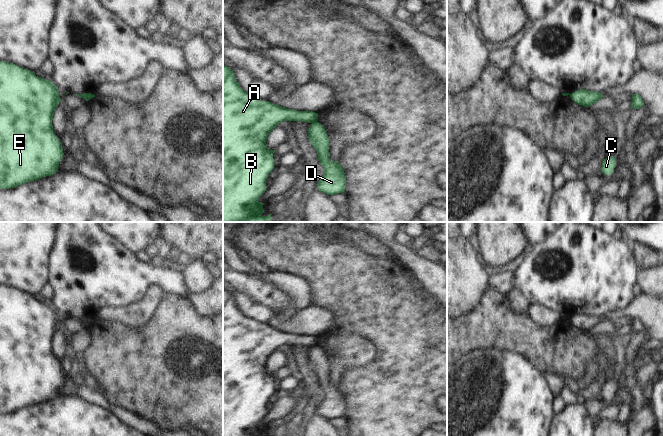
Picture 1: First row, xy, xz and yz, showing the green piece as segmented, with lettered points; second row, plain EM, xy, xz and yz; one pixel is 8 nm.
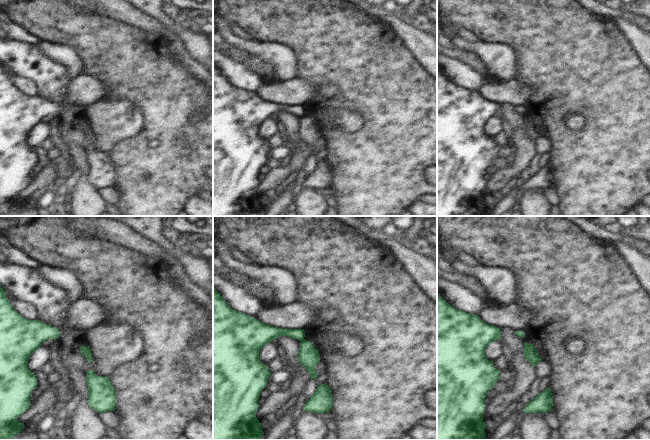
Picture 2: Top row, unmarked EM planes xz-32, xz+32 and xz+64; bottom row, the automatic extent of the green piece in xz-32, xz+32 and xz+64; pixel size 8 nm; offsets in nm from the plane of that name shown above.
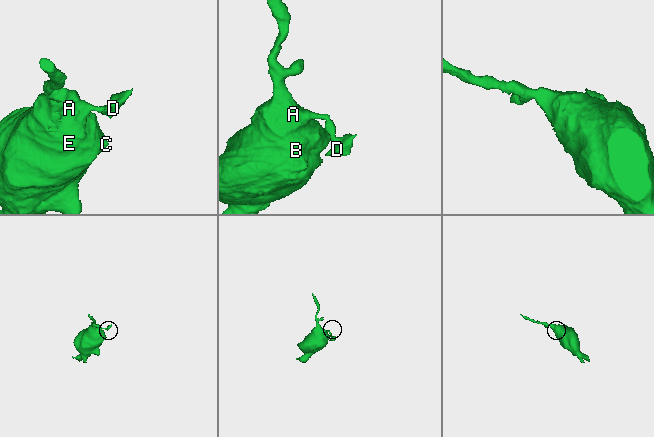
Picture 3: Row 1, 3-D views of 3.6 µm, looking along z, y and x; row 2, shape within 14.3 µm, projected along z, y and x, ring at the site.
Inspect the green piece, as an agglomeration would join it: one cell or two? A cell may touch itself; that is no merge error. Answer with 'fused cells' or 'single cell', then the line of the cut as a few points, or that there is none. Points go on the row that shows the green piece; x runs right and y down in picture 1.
fused cells; cut xz (317, 120), (312, 123)

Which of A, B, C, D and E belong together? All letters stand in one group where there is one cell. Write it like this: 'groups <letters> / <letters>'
groups A B C E / D

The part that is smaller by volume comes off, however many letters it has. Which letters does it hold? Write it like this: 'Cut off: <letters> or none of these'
Cut off: D

